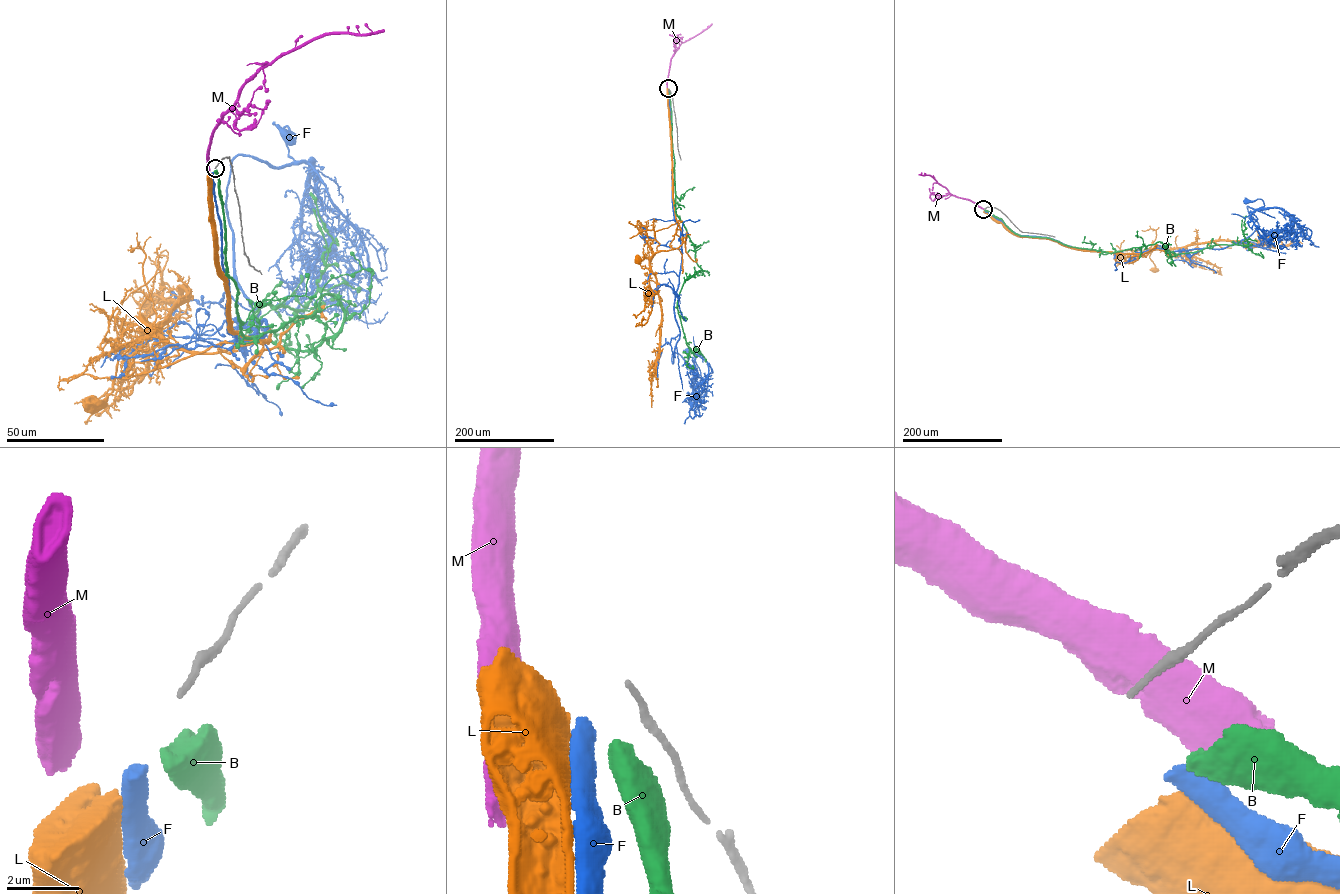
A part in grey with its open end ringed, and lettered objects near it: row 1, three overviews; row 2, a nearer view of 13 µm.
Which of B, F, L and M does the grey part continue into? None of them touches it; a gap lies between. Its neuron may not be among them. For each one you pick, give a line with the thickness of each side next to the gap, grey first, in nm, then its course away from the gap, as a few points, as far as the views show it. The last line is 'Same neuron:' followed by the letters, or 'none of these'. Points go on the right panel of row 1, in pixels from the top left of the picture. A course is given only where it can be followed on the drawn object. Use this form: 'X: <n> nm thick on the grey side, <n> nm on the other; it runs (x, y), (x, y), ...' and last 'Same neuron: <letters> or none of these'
Same neuron: none of these

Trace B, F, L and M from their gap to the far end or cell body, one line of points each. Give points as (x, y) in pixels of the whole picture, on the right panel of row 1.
B: (984, 210), (1021, 235), (1109, 252), (1160, 242), (1172, 256), (1216, 245), (1248, 246), (1243, 233), (1246, 216)
F: (984, 210), (1020, 235), (1130, 254), (1235, 244), (1258, 224), (1246, 206), (1264, 205), (1259, 199), (1245, 202)
L: (984, 211), (1014, 233), (1049, 238), (1075, 248), (1141, 253), (1145, 257), (1153, 249), (1149, 258), (1154, 270)
M: (984, 209), (954, 196), (930, 175), (919, 174)

